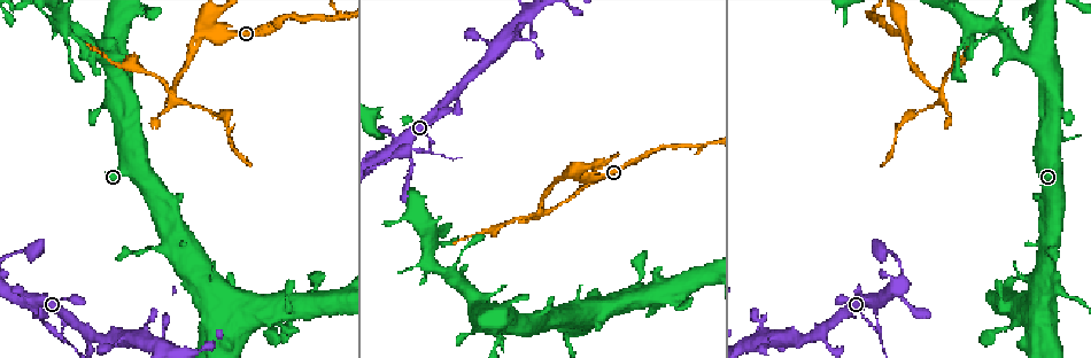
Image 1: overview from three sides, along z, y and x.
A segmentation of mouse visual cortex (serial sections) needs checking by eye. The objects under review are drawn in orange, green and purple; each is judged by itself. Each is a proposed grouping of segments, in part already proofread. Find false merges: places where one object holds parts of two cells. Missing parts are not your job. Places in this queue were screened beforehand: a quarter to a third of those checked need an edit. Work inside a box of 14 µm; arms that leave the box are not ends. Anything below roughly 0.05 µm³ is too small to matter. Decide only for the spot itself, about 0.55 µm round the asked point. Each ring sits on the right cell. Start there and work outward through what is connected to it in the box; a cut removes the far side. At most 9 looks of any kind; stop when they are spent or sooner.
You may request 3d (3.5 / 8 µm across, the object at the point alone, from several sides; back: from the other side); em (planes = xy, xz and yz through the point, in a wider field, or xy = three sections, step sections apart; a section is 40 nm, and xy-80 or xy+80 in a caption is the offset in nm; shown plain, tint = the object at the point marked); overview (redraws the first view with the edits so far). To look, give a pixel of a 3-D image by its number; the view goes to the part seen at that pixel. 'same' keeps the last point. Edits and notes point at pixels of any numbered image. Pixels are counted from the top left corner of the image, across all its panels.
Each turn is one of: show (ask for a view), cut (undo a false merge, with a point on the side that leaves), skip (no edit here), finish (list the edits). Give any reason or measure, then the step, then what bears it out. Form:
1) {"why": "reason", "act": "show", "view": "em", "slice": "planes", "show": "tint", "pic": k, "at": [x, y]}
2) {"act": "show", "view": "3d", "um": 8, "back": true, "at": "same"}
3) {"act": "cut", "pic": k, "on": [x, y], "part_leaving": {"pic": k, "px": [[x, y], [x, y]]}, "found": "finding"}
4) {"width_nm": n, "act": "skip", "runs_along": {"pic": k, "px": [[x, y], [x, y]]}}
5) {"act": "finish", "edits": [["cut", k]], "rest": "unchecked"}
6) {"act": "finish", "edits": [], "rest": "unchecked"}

{"why": "abrupt turn", "act": "show", "view": "3d", "um": 3.5, "pic": 1, "at": [209, 17]}

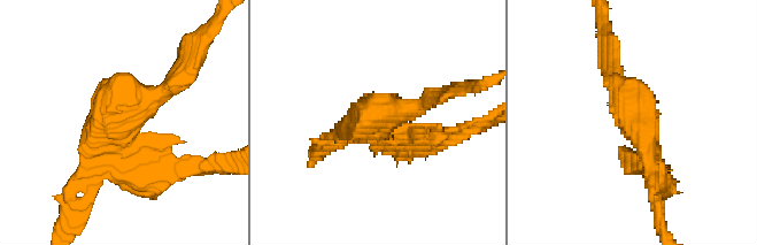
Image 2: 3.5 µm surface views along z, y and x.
{"act": "show", "view": "em", "slice": "xy", "step": 1, "show": "tint", "pic": 2, "at": [118, 119]}

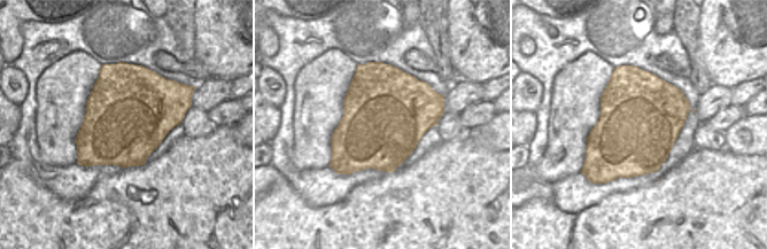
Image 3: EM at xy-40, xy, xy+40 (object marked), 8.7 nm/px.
{"why": "cut it another way", "act": "show", "view": "em", "slice": "planes", "show": "tint", "at": "same"}

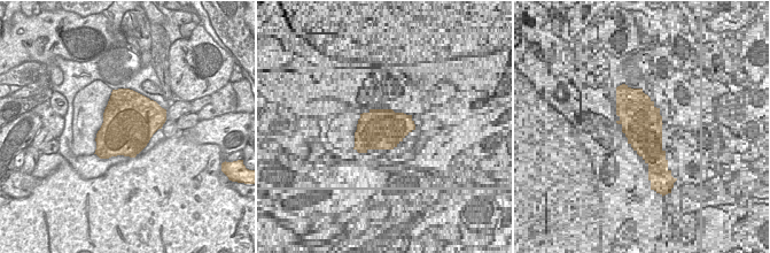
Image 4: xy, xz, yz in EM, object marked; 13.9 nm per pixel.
{"act": "cut", "pic": 2, "on": [630, 120], "part_leaving": {"pic": 2, "px": [[651, 170], [661, 230]]}, "found": "a second cell is stuck on"}

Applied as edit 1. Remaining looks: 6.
{"why": "two arms in line, one across", "act": "show", "view": "3d", "um": 3.5, "pic": 1, "at": [338, 16]}

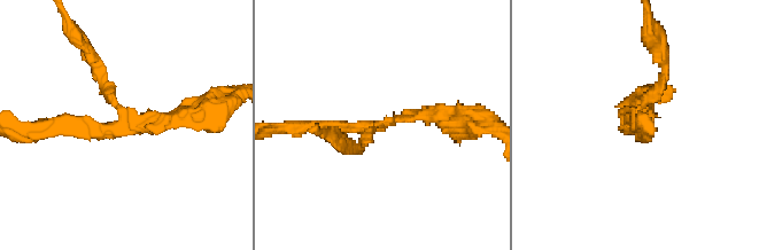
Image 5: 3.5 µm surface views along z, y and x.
{"arms": 3, "arm_widths_nm": [100, 100, 150], "act": "show", "view": "em", "slice": "xy", "step": 3, "show": "tint", "pic": 5, "at": [126, 124]}

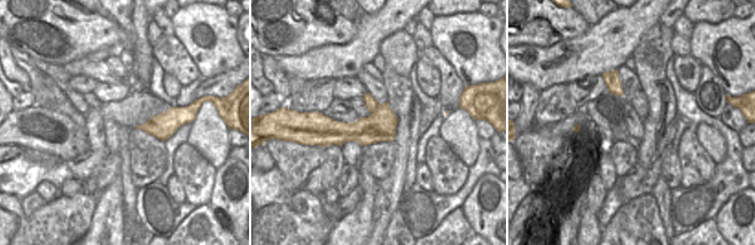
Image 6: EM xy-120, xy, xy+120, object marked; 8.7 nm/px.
{"why": "cut it another way", "act": "show", "view": "em", "slice": "xy", "step": 1, "show": "tint", "at": "same"}

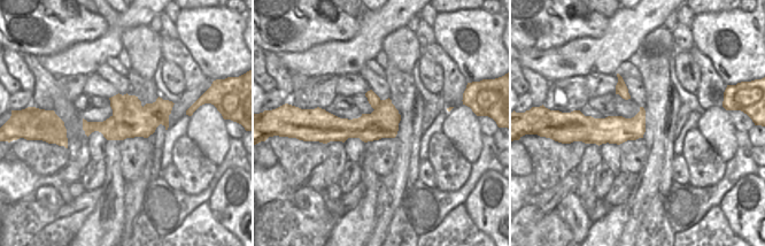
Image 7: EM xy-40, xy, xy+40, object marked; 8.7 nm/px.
{"width_nm": 260, "act": "cut", "pic": 5, "on": [102, 83], "part_leaving": {"pic": 5, "px": [[124, 111], [95, 77]]}, "found": "a second cell is stuck on"}

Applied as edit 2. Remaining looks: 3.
{"why": "three arms meet", "act": "show", "view": "3d", "um": 3.5, "pic": 1, "at": [993, 20]}

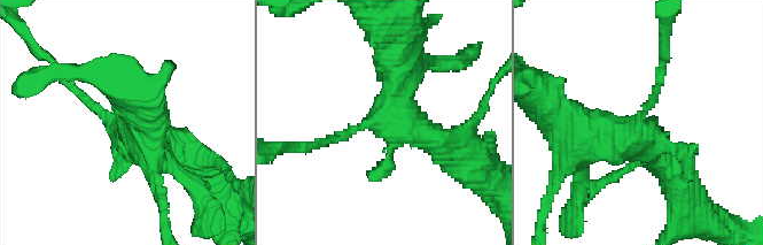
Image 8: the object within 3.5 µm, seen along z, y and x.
{"why": "shape alone is not enough", "act": "show", "view": "em", "slice": "xy", "step": 5, "show": "tint", "pic": 8, "at": [114, 120]}

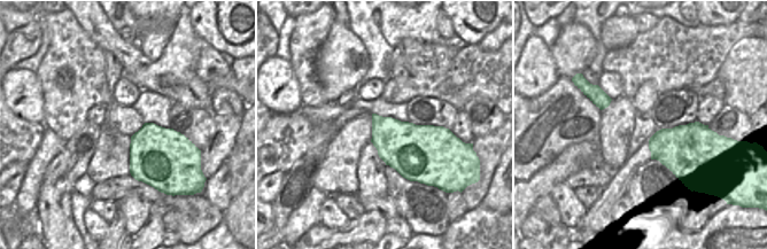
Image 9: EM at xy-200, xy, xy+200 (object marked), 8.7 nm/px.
{"act": "show", "view": "em", "slice": "xy", "step": 1, "show": "tint", "at": "same"}

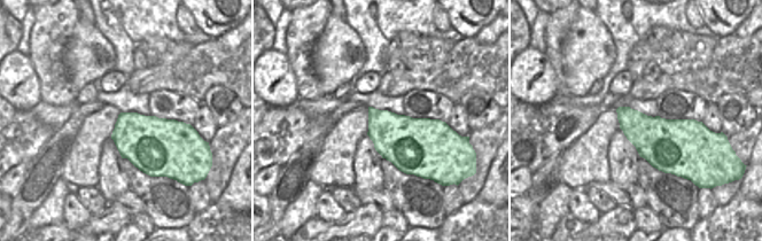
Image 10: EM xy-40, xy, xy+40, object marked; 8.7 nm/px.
{"arms": 3, "arm_widths_nm": [150, 450, 500], "act": "skip", "runs_along": {"pic": 8, "px": [[178, 151], [129, 134], [61, 73]]}, "found": "one cell here"}

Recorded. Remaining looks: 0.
{"act": "finish", "edits": [["cut", 2], ["cut", 5]], "rest": "unchecked"}

